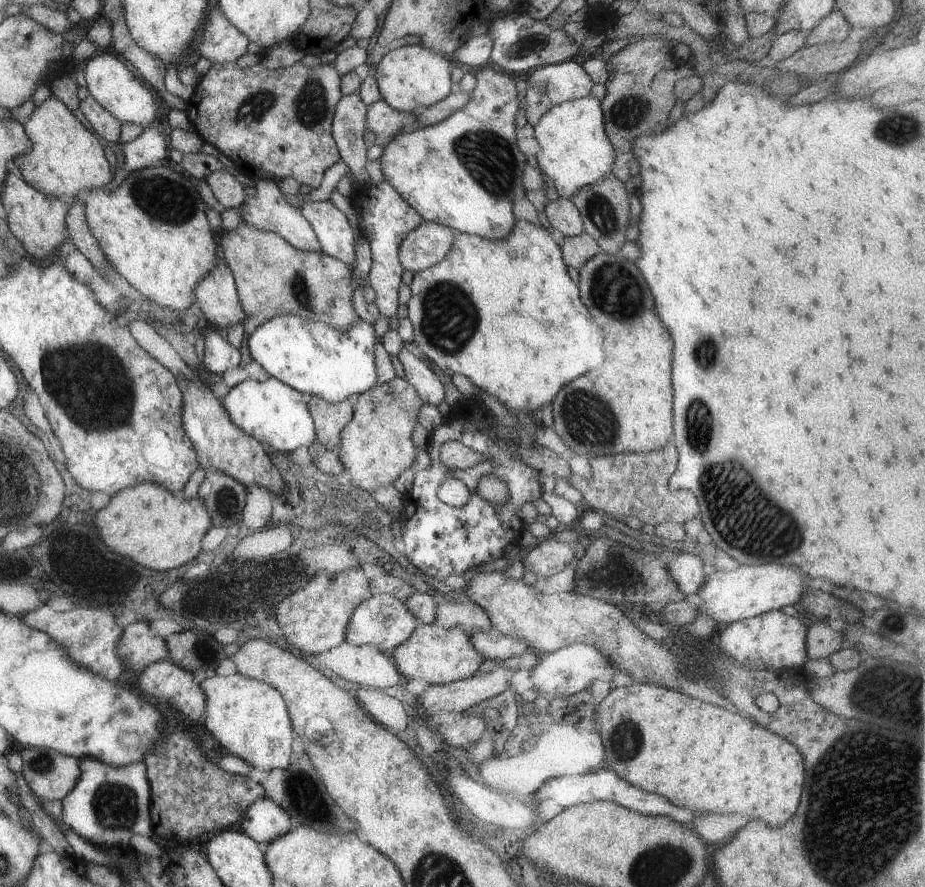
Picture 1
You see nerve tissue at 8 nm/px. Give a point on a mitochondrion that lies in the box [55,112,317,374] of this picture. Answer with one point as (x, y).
(150, 196)

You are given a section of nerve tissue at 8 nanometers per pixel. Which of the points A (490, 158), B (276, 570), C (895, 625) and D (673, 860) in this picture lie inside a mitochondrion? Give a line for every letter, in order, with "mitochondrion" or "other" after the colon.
A: mitochondrion
B: other
C: other
D: mitochondrion

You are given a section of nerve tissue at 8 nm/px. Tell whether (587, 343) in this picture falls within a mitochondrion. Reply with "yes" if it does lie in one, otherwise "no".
no

